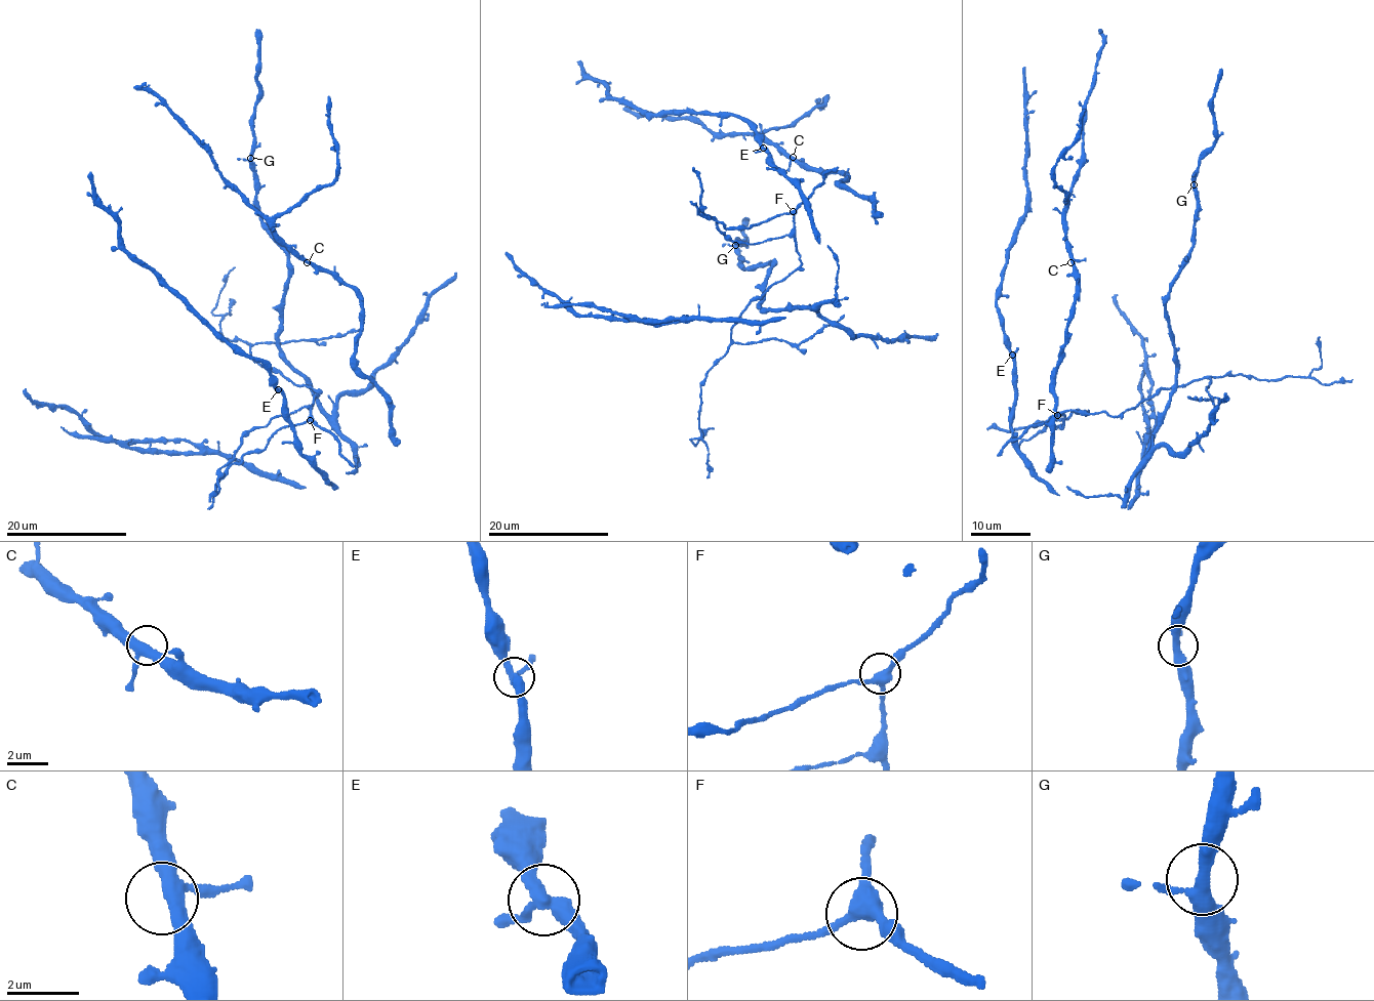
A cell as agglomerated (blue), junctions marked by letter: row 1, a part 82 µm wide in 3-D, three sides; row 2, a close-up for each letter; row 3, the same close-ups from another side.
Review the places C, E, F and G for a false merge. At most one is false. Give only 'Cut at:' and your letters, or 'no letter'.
Cut at: no letter

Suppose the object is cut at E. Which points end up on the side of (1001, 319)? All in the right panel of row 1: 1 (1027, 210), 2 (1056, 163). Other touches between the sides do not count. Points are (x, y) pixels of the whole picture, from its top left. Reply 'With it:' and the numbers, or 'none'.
With it: 1

